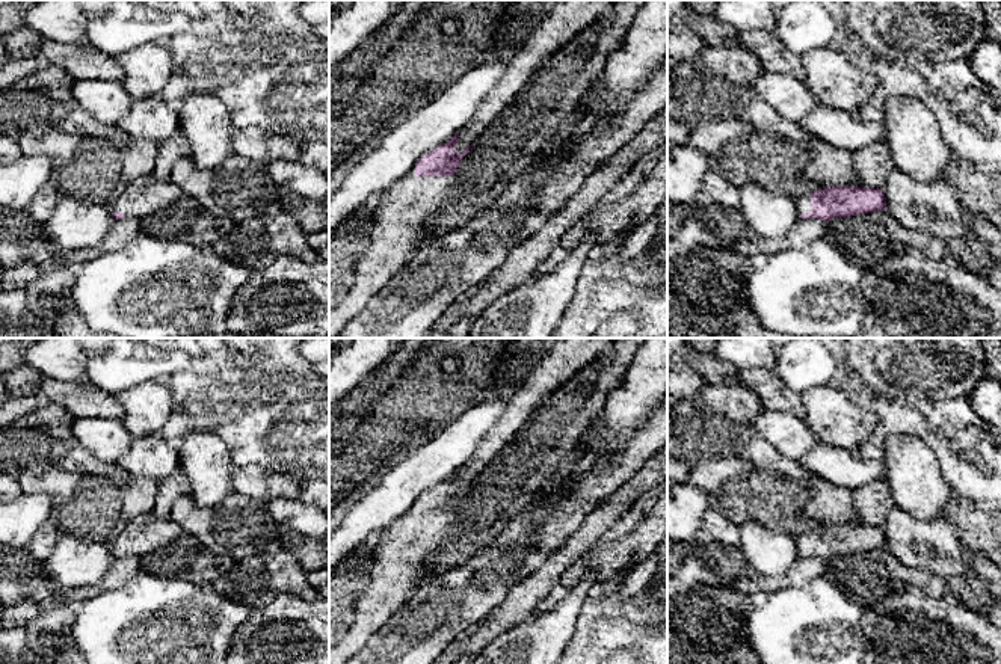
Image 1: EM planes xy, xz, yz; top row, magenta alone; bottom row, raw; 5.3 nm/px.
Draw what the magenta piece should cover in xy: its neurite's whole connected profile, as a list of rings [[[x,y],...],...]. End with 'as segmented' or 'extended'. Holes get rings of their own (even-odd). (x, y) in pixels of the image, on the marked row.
[[[154,177],[134,180],[127,189],[110,204],[115,220],[124,217],[142,219],[177,201],[183,201],[183,190],[169,181],[159,181]]]; extended

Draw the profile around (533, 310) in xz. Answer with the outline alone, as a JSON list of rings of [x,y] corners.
[[[586,232],[556,270],[495,299],[473,320],[470,338],[550,338],[566,314],[581,267],[596,244],[596,232]]]

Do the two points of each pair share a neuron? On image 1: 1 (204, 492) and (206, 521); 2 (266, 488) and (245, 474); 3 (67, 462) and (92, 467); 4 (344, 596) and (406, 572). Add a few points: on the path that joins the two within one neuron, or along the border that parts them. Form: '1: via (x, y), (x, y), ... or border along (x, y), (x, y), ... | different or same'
1: border along (231, 491), (218, 503), (204, 507), (189, 495) | different
2: via (261, 488), (249, 479) | same
3: via (73, 462), (86, 464) | same
4: border along (372, 554), (370, 581), (357, 599), (352, 622) | different

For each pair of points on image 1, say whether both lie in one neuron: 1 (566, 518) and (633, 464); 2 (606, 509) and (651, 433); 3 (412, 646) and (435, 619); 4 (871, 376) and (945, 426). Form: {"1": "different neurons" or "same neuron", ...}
{"1": "same neuron", "2": "different neurons", "3": "same neuron", "4": "same neuron"}

